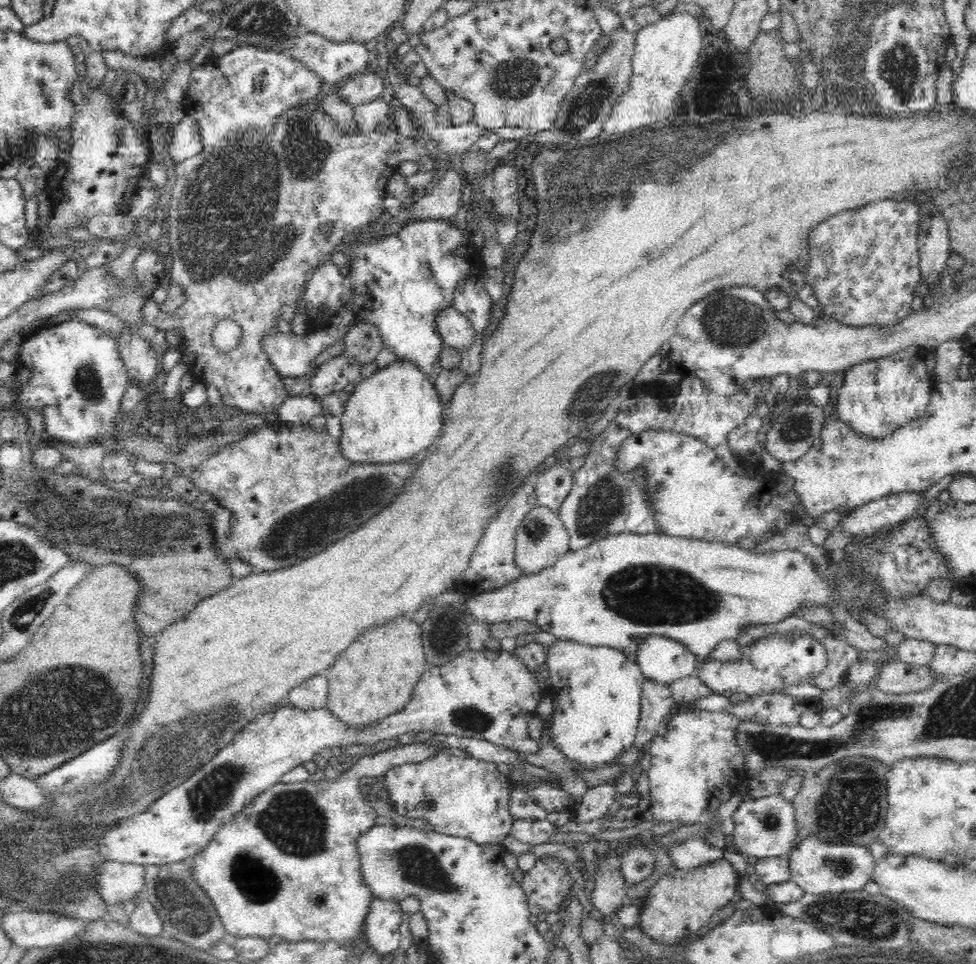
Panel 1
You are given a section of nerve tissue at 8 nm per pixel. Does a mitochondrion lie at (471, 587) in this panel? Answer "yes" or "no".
no

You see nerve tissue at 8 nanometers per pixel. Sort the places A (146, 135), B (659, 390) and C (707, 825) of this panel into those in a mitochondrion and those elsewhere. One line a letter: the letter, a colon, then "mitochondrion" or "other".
A: other
B: other
C: other

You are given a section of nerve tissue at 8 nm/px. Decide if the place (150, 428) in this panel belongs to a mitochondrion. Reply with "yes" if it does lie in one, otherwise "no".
no

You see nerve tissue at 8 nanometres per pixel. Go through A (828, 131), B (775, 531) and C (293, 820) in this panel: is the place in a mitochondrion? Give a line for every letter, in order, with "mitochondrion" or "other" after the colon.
A: other
B: other
C: mitochondrion

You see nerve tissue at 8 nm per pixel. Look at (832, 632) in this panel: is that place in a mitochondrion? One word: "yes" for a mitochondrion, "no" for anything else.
no

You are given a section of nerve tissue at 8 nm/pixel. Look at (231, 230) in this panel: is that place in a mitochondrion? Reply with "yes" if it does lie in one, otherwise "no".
yes

